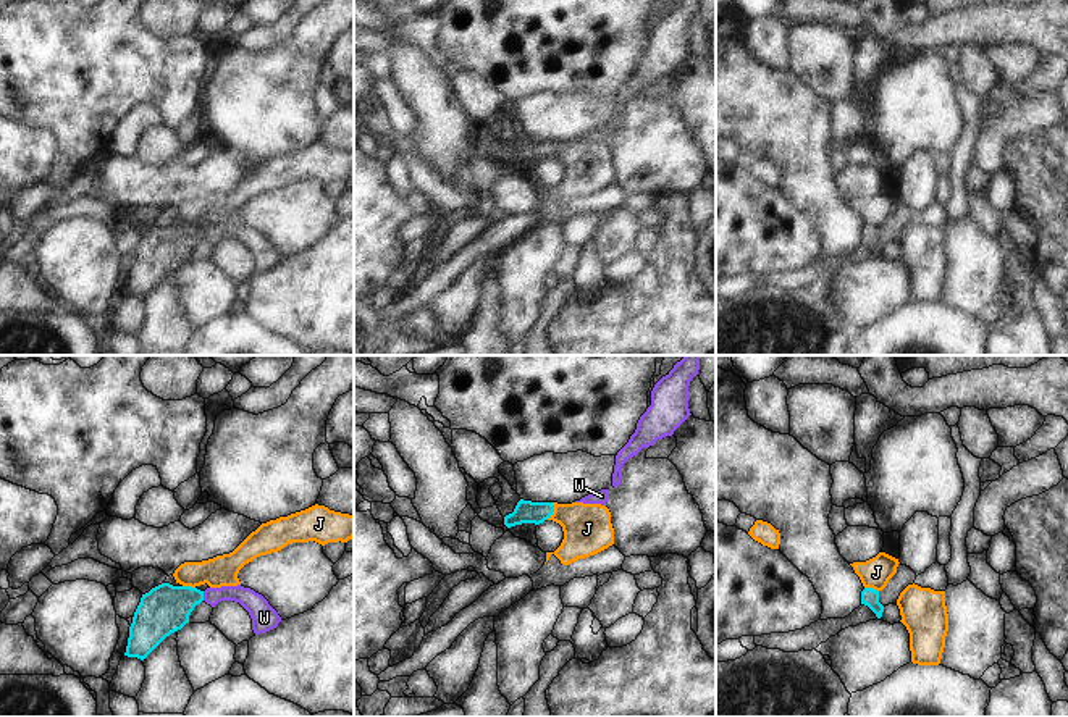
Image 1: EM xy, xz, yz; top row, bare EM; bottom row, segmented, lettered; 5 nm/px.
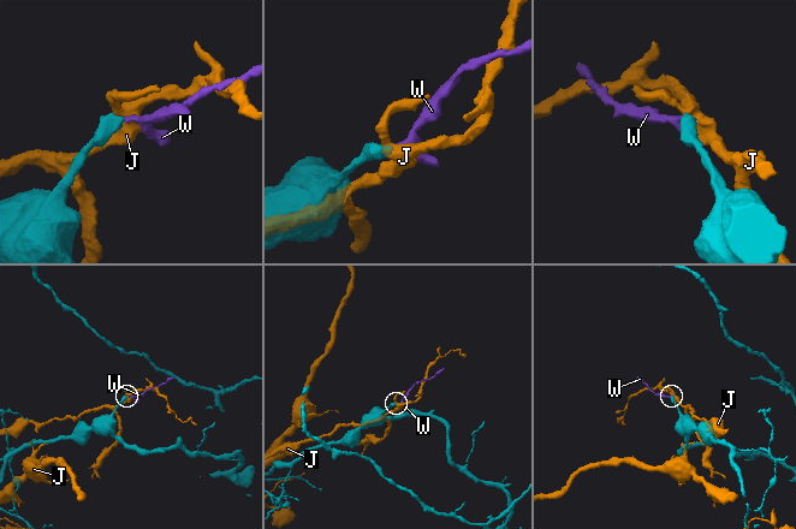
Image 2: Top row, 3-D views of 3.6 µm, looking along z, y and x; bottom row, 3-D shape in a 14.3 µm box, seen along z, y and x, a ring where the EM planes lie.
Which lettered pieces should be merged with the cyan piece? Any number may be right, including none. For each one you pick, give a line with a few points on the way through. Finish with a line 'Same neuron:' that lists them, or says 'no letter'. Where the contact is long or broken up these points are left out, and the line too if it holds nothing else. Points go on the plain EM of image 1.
W: across xy (165, 247), (185, 236), (202, 234), (243, 233), (249, 238)
Same neuron: W

